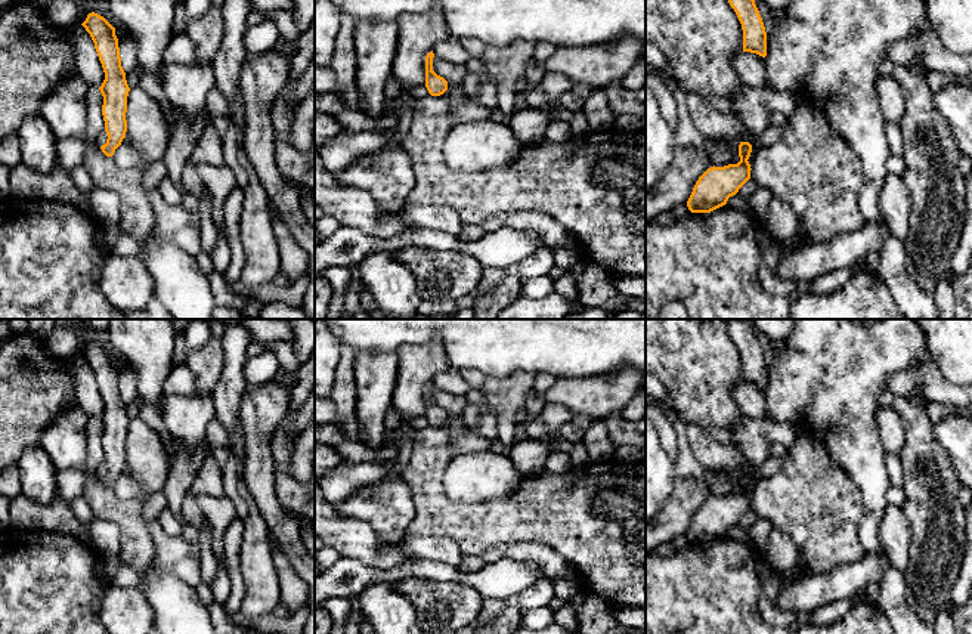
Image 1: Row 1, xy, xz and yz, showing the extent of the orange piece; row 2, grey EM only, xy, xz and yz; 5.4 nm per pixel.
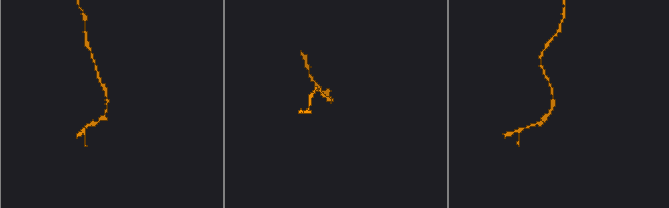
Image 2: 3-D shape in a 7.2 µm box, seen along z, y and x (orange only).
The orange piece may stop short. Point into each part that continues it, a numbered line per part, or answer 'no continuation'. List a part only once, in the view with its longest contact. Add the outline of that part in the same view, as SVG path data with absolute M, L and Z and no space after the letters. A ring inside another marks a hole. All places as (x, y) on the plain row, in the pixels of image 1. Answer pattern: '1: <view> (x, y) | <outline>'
no continuation

